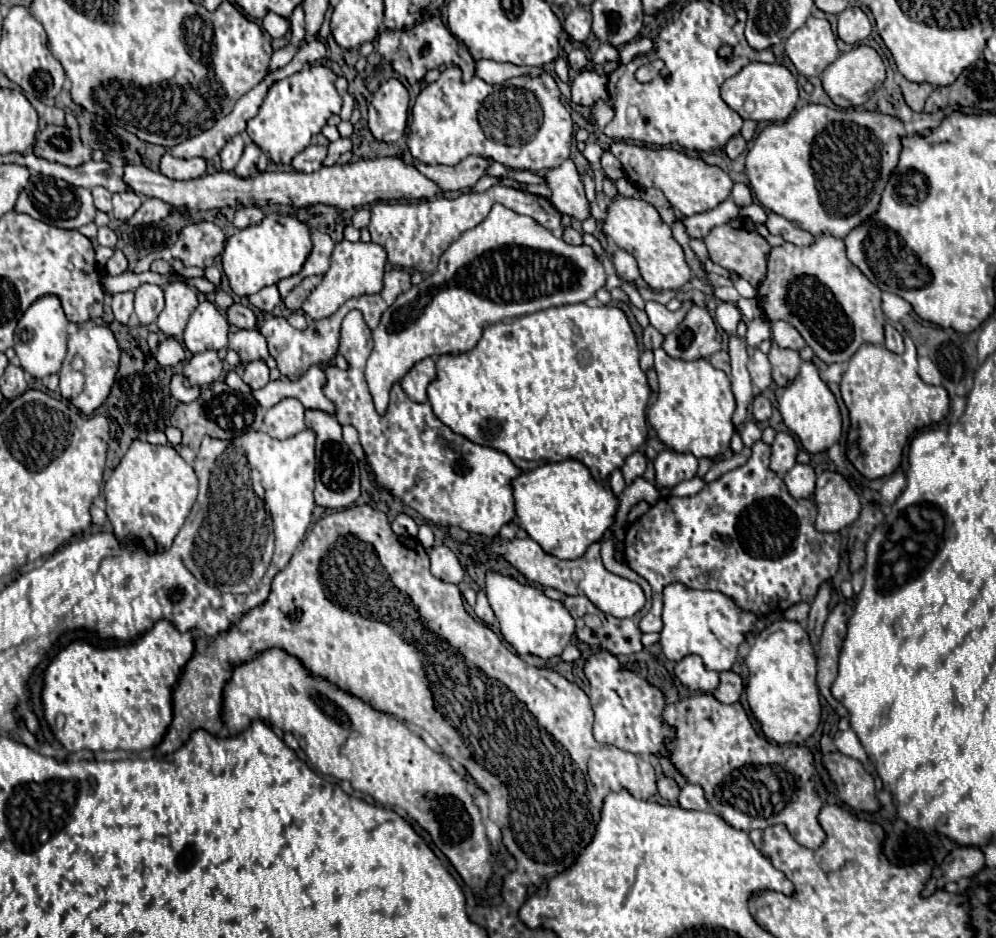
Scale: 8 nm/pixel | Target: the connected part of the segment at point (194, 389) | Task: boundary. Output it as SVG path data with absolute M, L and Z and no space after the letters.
M179 372L179 374L175 374L173 378L171 378L171 384L169 384L169 388L171 388L171 394L179 400L179 402L193 402L195 398L199 398L199 394L201 394L201 390L199 390L199 386L185 386L185 376Z

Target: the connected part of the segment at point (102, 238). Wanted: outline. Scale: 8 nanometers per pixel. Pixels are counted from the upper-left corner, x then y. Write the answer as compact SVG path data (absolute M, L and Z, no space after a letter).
M103 226L103 228L97 230L97 242L99 242L101 246L115 248L115 244L117 244L117 236L115 236L115 232L113 232L109 226Z

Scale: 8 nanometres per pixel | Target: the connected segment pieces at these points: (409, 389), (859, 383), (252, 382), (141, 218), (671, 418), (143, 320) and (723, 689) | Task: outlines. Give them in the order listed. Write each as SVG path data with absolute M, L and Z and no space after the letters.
M423 358L401 378L401 388L413 402L427 402L427 386L433 378L435 362L433 358Z
M905 336L905 352L903 354L891 354L885 346L873 346L863 344L855 356L849 362L847 372L841 380L841 396L851 416L851 430L847 436L847 458L853 462L853 466L865 476L865 478L881 478L895 472L901 464L901 452L907 444L909 436L925 428L933 422L941 422L949 412L949 394L943 386L929 386L925 384L917 374L917 352L915 344L909 336Z
M259 360L259 362L249 362L245 366L245 372L243 372L243 382L249 386L249 388L263 388L267 382L269 382L269 368L265 364L265 360Z
M145 198L145 202L141 204L141 208L135 212L135 216L129 220L131 224L151 224L151 222L159 222L165 216L169 216L173 212L173 206L167 202L159 202L159 198Z
M663 348L655 350L655 372L659 378L659 392L647 418L659 440L667 448L675 452L691 452L695 458L723 456L729 450L729 440L735 432L731 422L735 398L727 374L713 368L707 358L683 362L681 358L671 358Z
M143 284L135 290L135 316L139 324L151 324L163 310L163 288L155 284Z
M731 670L729 672L721 672L721 684L719 684L719 688L713 694L723 704L737 702L741 698L741 694L743 694L743 680L741 680L741 676L731 672Z

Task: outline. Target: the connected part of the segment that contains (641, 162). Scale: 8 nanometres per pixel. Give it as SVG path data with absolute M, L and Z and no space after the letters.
M613 142L609 152L623 164L625 176L639 188L659 188L677 216L693 216L715 208L731 196L733 180L719 166L711 166L701 158L687 156L673 148L647 148L629 142Z

